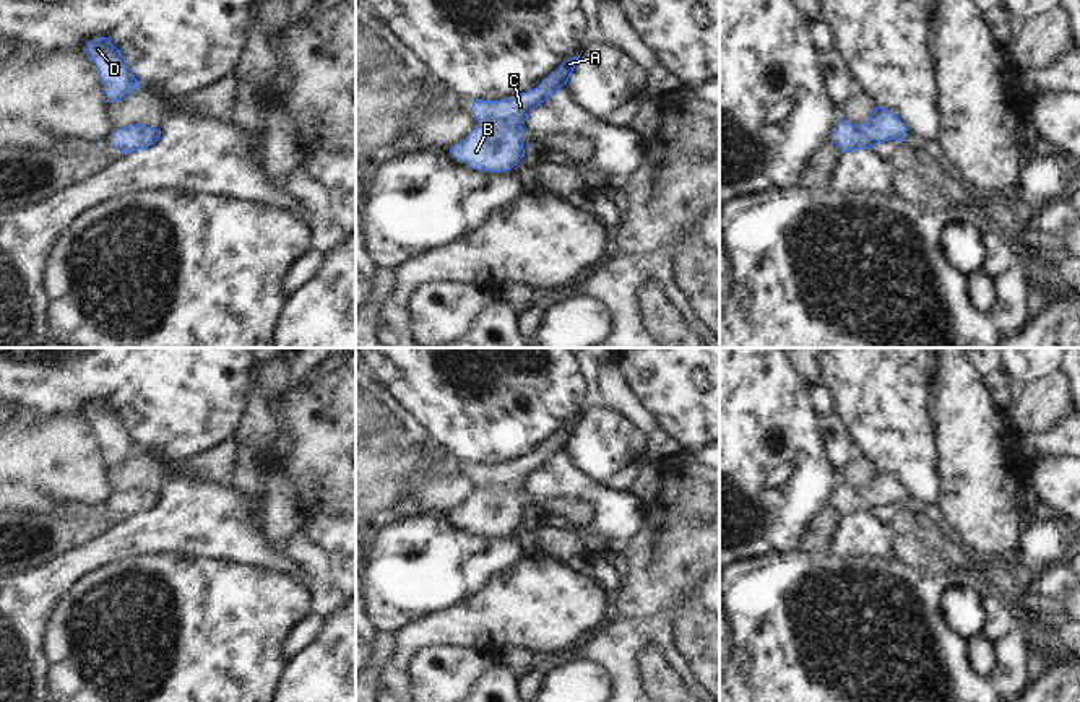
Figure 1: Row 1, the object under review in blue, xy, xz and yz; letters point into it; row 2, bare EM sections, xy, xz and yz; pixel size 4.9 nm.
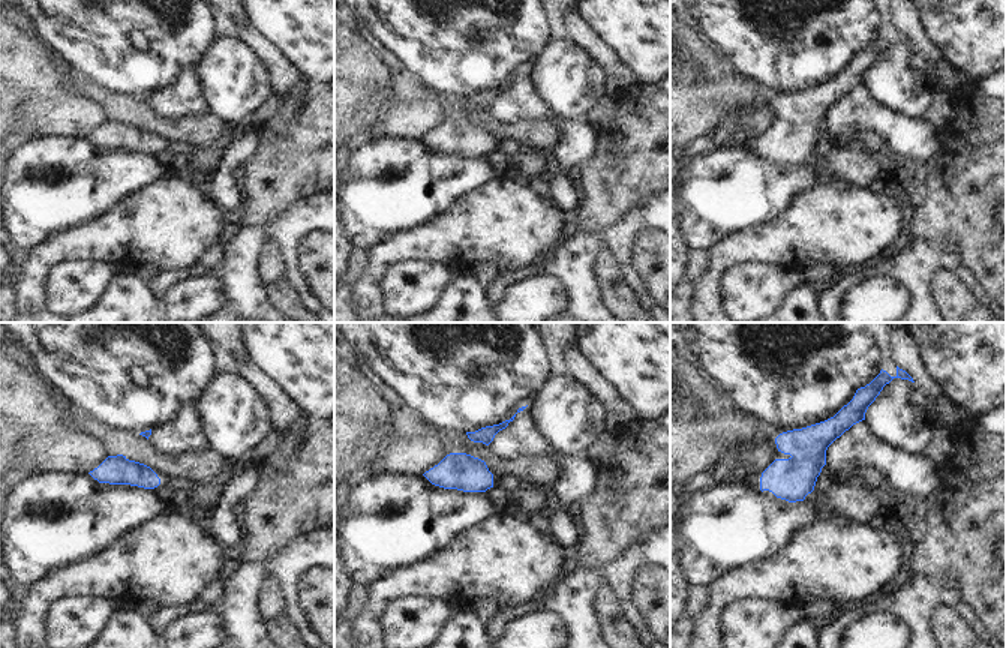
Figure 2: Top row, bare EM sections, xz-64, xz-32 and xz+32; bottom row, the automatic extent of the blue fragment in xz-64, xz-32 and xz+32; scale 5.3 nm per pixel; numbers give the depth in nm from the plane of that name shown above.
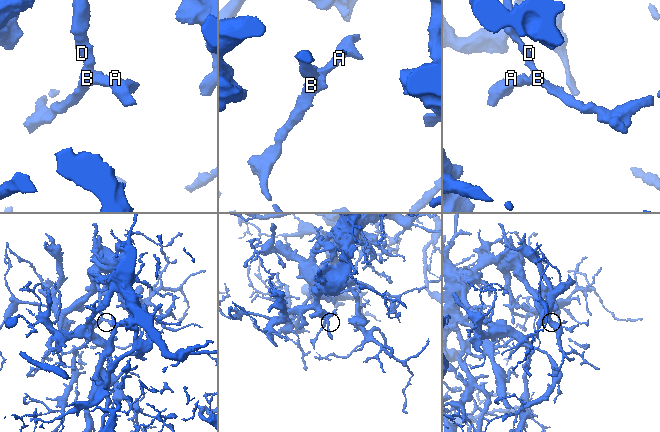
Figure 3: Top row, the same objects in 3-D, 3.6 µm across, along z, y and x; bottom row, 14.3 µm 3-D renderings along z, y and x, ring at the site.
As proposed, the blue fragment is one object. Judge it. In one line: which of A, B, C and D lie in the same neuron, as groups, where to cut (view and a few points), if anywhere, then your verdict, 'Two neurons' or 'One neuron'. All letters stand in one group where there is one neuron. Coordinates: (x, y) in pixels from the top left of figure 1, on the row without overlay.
Groups: A B C D. No split. One neuron.

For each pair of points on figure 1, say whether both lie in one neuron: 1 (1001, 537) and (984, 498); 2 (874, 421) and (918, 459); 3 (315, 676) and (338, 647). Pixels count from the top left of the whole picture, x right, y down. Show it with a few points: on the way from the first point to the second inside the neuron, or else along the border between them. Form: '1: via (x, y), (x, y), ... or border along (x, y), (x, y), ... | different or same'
1: via (991, 527), (984, 507) | same
2: via (885, 426), (907, 447) | same
3: via (322, 670), (338, 654) | same

